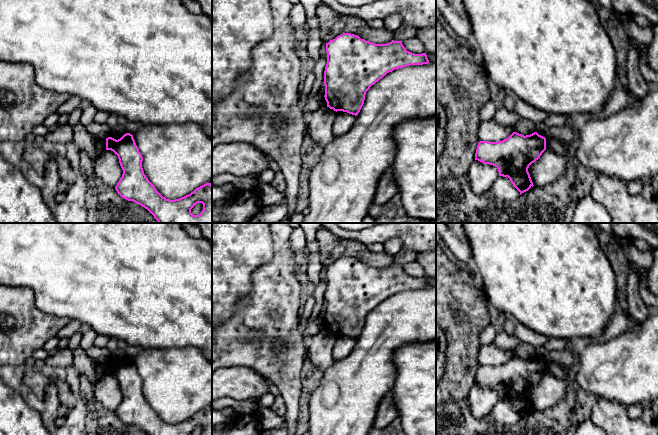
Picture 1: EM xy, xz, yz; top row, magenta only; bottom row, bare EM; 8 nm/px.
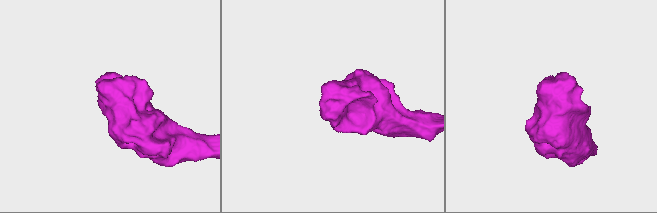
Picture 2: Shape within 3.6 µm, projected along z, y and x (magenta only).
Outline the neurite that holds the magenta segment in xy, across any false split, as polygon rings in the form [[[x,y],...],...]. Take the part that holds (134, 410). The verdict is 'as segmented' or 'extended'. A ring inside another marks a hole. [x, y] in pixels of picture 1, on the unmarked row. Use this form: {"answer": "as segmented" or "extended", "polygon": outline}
{"answer": "as segmented", "polygon": [[[126,357],[118,364],[106,362],[106,374],[111,374],[118,380],[123,394],[122,401],[115,410],[122,422],[133,425],[148,435],[191,435],[197,427],[203,428],[202,435],[212,435],[211,407],[206,407],[179,423],[163,421],[144,398],[143,381],[132,358]]]}

